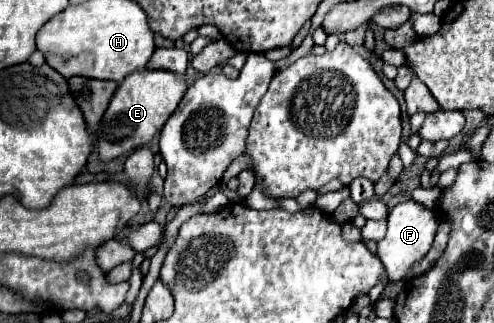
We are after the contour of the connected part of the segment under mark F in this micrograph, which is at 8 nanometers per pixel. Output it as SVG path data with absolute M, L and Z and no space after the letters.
M405 200L389 212L387 236L381 242L377 242L377 256L381 258L391 282L399 282L399 280L409 278L411 268L415 264L419 264L425 258L425 254L429 252L433 238L437 234L437 226L439 226L437 212L425 208L423 204L419 204L415 200Z

